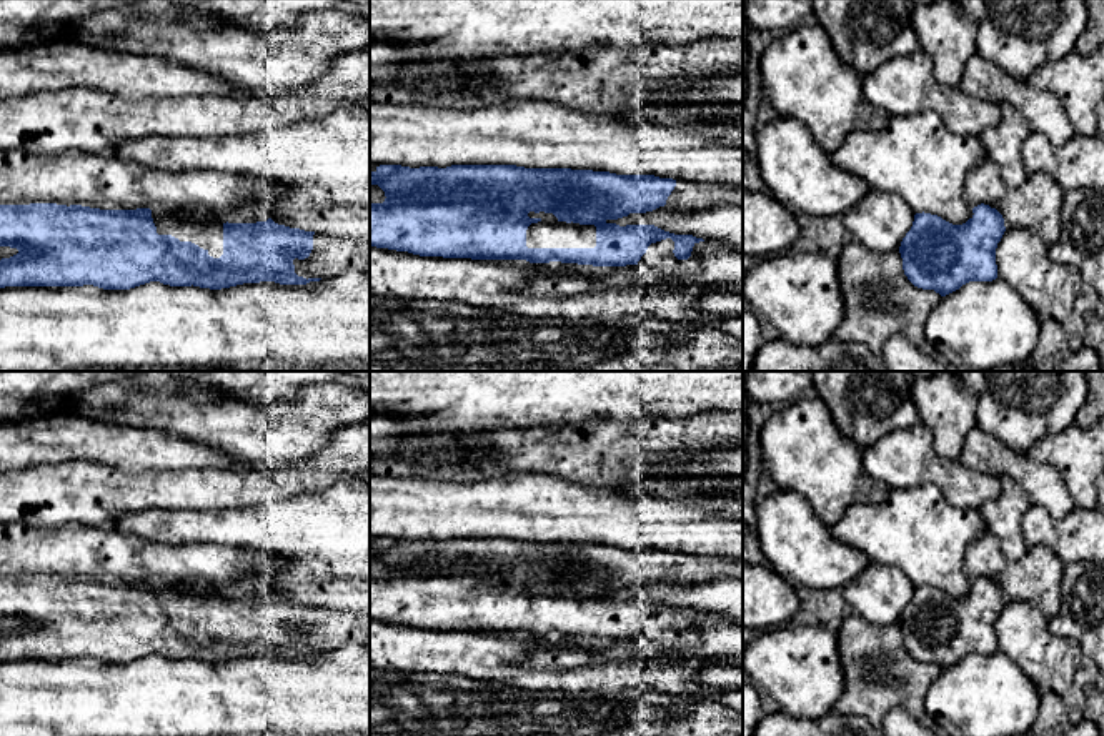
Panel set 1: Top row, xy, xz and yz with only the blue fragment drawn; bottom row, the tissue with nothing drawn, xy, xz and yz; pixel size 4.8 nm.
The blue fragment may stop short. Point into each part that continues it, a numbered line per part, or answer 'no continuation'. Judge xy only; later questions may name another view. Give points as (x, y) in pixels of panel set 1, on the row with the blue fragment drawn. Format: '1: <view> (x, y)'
1: xy (205, 230)
2: xy (330, 255)

